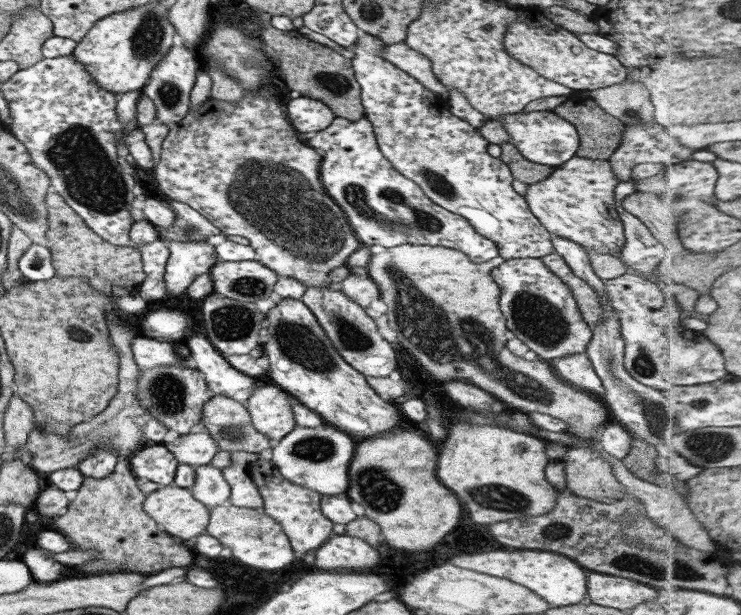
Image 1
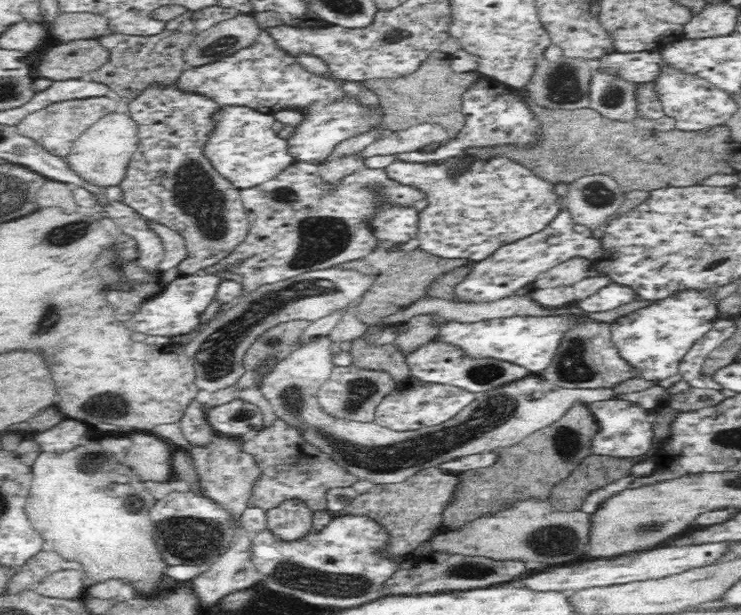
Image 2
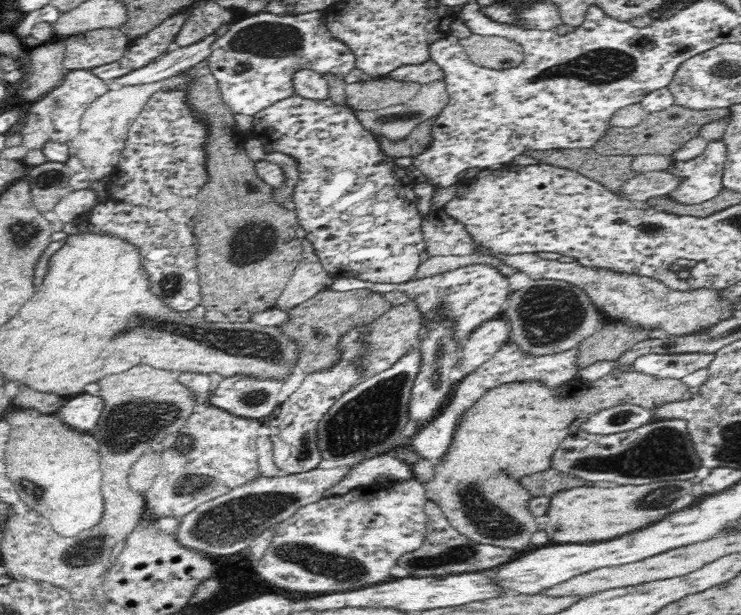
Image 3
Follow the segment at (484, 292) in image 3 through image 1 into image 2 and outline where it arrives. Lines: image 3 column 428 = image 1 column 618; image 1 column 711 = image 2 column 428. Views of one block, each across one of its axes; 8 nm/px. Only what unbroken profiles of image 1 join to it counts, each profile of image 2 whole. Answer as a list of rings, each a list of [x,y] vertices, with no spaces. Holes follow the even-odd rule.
[[[432,339],[424,342],[414,350],[404,353],[404,362],[408,363],[409,378],[418,379],[419,382],[434,382],[434,384],[450,384],[464,388],[467,392],[480,394],[486,390],[493,390],[509,384],[514,380],[520,380],[531,372],[527,368],[520,368],[512,361],[504,362],[497,358],[474,358],[449,342]]]

